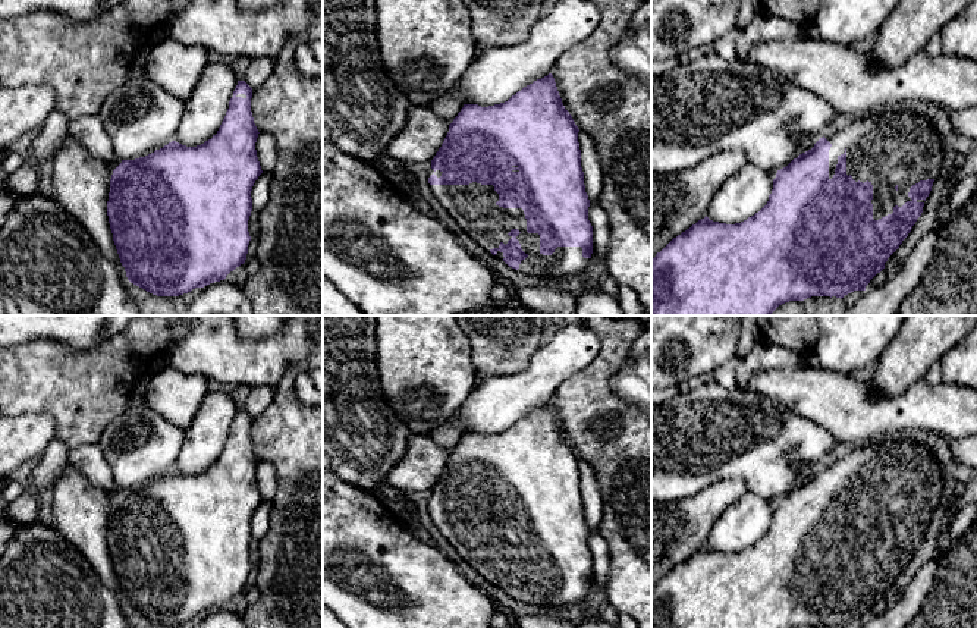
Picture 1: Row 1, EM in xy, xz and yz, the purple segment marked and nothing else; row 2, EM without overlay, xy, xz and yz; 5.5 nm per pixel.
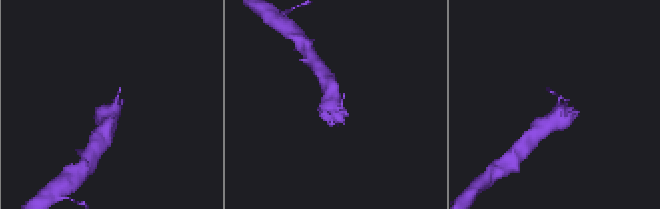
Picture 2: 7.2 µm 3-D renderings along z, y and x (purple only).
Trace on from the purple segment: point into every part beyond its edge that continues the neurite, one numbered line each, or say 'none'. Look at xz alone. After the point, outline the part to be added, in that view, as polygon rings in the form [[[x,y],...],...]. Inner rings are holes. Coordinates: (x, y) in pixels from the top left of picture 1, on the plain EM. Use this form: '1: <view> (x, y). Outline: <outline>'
1: xz (473, 534). Outline: [[[472,511],[469,514],[430,514],[434,525],[455,547],[458,555],[486,578],[499,577],[512,566],[508,562],[518,558],[516,568],[528,584],[519,593],[524,603],[541,607],[584,606],[590,587],[582,585],[581,575],[557,575],[552,584],[540,581],[540,563],[527,561],[522,537],[503,537],[496,531],[499,522],[493,514]]]

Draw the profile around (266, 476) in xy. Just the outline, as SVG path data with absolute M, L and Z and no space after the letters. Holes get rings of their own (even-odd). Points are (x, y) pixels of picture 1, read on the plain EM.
M267 461L258 462L255 478L261 499L270 503L277 490L277 474L274 467Z

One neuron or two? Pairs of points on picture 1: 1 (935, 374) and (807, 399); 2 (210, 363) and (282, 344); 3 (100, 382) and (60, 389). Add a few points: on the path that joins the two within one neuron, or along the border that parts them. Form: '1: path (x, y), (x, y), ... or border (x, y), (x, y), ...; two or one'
1: border (924, 377), (930, 383), (942, 382); two
2: path (228, 363), (264, 361); one
3: path (90, 388), (71, 388); one

